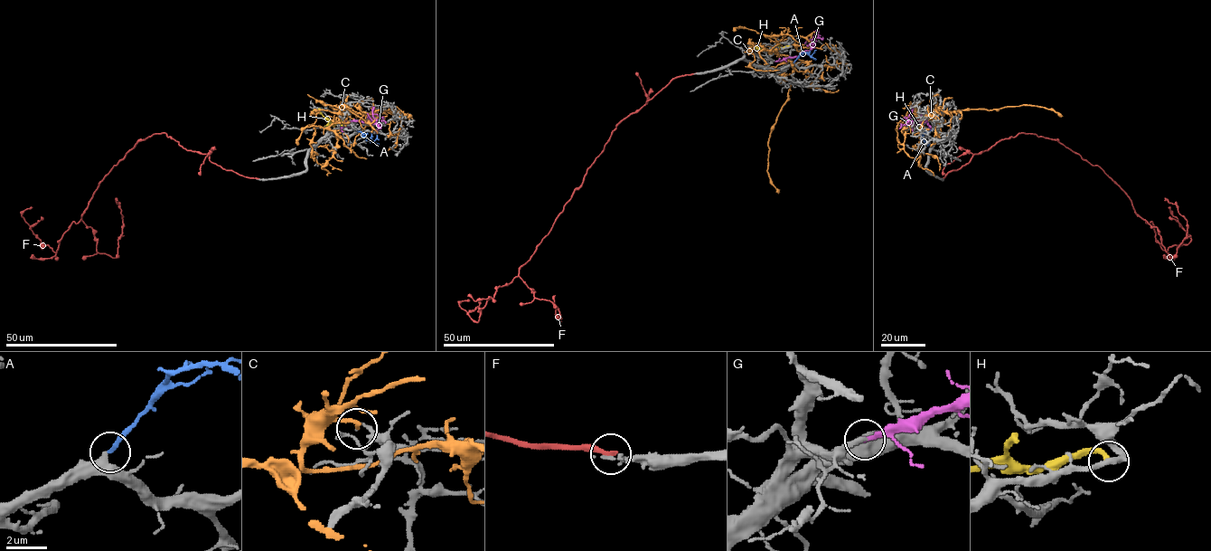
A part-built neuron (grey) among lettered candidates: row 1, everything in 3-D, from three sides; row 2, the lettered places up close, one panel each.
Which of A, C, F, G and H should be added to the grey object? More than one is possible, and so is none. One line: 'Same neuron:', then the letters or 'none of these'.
Same neuron: A, G

